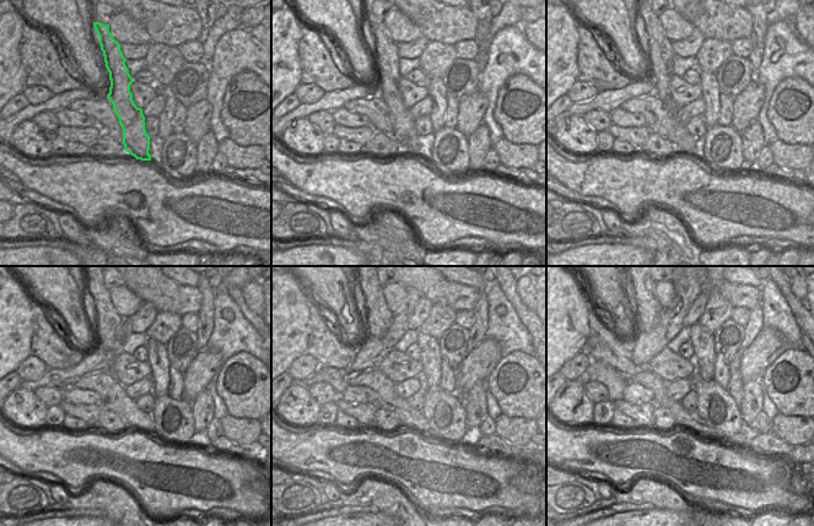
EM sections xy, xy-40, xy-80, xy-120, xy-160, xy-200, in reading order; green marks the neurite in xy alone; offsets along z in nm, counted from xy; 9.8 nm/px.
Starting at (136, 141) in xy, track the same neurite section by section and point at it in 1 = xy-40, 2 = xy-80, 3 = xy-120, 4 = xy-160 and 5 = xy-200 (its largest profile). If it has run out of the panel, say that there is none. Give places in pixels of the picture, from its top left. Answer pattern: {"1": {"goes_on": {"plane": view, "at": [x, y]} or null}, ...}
{"1": {"goes_on": {"plane": "xy-40", "at": [386, 53]}}, "2": {"goes_on": {"plane": "xy-80", "at": [661, 57]}}, "3": {"goes_on": {"plane": "xy-120", "at": [108, 321]}}, "4": {"goes_on": {"plane": "xy-160", "at": [378, 318]}}, "5": {"goes_on": {"plane": "xy-200", "at": [648, 307]}}}

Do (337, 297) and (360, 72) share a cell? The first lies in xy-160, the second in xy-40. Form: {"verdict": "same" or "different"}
{"verdict": "same"}

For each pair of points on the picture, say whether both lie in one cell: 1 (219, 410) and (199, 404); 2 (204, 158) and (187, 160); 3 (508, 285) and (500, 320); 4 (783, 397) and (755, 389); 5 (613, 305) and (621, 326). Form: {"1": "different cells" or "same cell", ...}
{"1": "different cells", "2": "different cells", "3": "different cells", "4": "different cells", "5": "same cell"}

